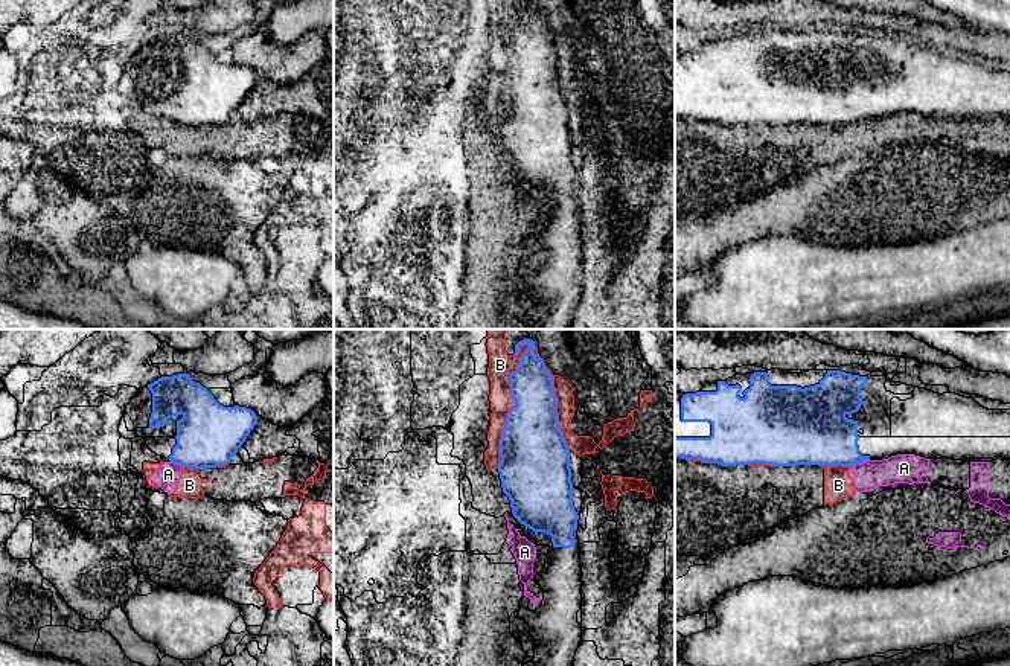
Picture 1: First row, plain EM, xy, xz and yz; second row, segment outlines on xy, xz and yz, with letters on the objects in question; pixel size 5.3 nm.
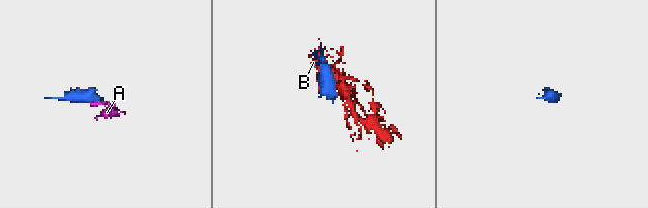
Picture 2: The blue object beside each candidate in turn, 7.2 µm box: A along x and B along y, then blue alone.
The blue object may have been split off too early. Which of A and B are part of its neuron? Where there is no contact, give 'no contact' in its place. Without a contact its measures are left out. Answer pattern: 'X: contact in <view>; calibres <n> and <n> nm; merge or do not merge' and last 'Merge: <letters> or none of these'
A: contact in yz; calibres 320 and 160 nm; do not merge
B: contact in xz; calibres 340 and 130 nm; do not merge
Merge: none of these

